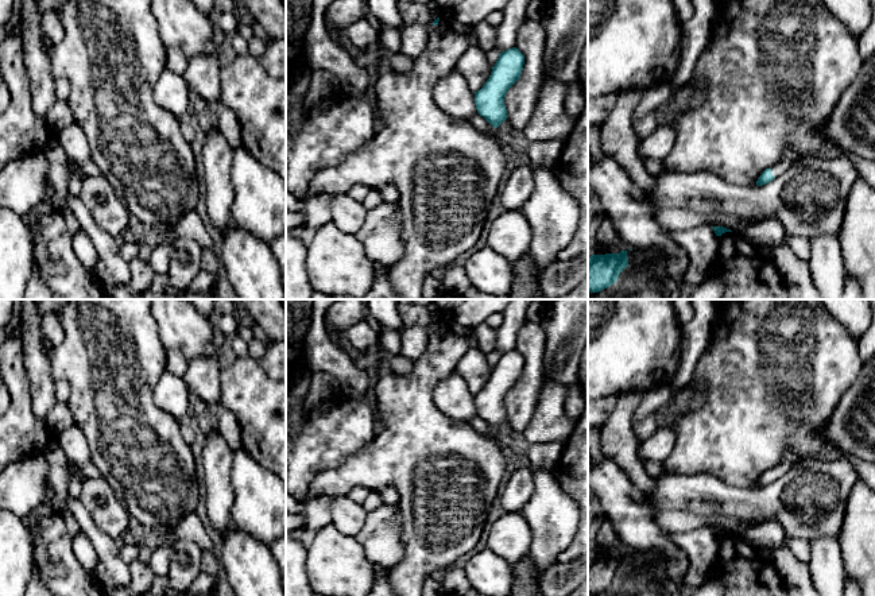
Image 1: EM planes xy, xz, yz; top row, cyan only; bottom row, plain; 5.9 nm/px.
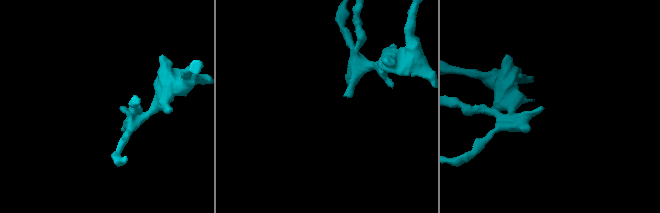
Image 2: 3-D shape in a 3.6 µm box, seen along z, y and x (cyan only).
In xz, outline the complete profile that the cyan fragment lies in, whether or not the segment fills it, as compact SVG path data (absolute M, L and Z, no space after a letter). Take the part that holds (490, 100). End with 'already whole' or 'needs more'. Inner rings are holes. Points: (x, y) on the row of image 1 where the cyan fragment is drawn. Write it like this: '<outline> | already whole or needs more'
M516 47L500 53L489 78L480 90L475 92L477 113L493 128L497 128L507 119L504 97L519 80L523 65L524 55Z | already whole

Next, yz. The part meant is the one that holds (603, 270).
M627 251L619 254L592 255L588 262L589 291L599 293L612 286L627 266Z | already whole

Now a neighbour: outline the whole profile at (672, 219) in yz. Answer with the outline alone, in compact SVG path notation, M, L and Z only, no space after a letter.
M658 208L654 212L654 217L658 224L674 231L685 231L701 225L709 225L724 227L732 232L742 233L760 222L758 220L747 220L733 214L696 213L674 208Z

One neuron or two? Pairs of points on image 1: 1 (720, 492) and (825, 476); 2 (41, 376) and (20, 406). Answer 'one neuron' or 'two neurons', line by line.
1: one neuron
2: two neurons

